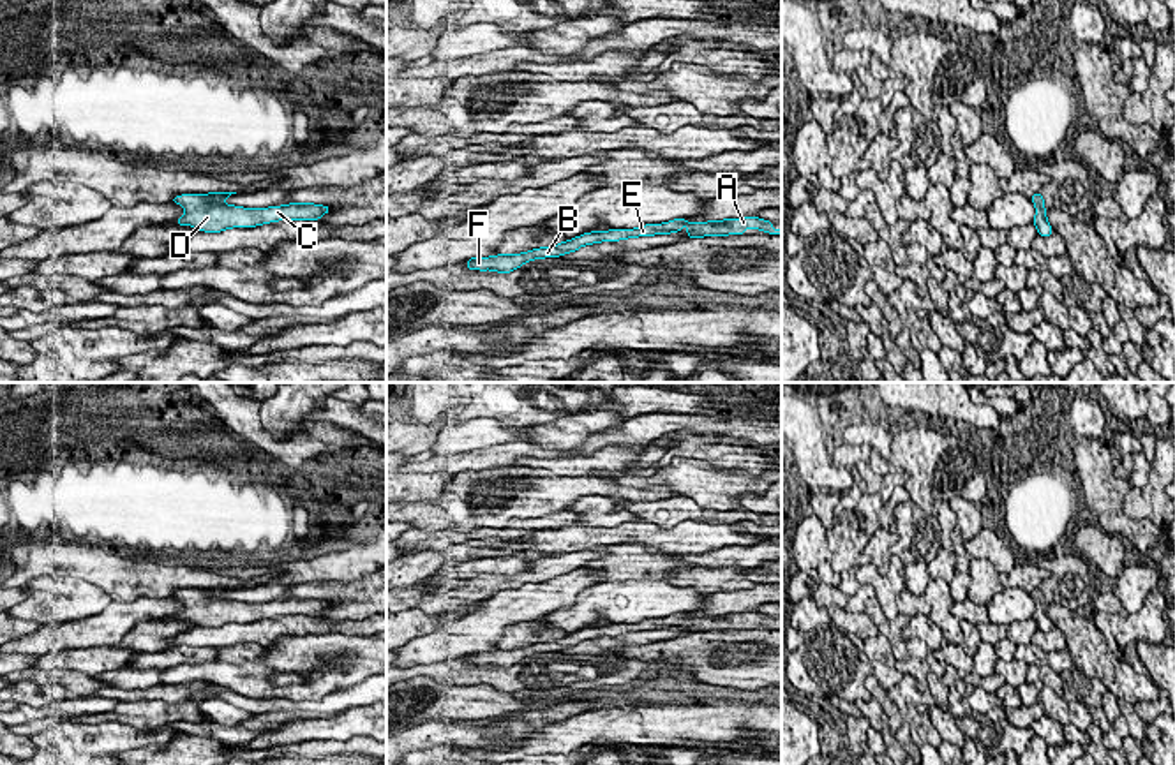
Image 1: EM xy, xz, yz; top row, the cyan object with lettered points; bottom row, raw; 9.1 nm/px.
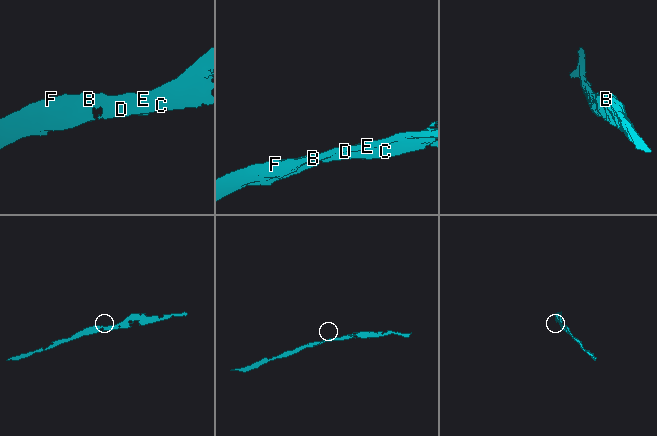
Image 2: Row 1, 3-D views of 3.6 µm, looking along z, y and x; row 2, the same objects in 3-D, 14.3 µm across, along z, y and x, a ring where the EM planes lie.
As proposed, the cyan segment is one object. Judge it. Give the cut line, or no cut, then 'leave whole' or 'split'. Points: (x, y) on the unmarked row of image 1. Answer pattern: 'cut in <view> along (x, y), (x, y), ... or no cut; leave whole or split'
no cut; leave whole

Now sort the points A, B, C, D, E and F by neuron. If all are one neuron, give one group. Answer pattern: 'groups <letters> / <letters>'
groups A B C D E F

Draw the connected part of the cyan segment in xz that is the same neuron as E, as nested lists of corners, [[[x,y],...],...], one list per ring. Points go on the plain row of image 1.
[[[732,612],[725,615],[709,615],[709,617],[688,617],[685,613],[674,613],[663,619],[646,619],[635,624],[591,626],[577,633],[566,635],[563,638],[533,643],[522,649],[498,649],[490,652],[471,652],[468,654],[468,665],[480,665],[480,666],[490,665],[499,668],[510,668],[533,654],[559,652],[575,647],[584,640],[593,640],[600,636],[619,636],[619,635],[637,633],[637,631],[679,628],[683,620],[688,622],[686,628],[688,633],[745,629],[748,622],[766,626],[769,629],[782,629],[782,624],[775,624],[769,615],[759,612],[741,612],[741,613]]]

